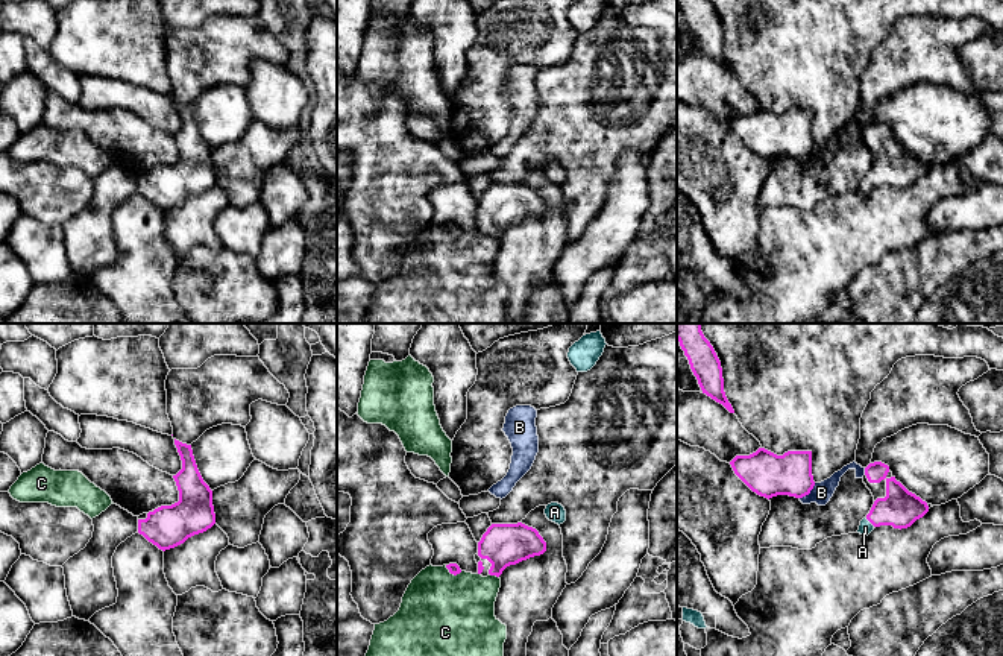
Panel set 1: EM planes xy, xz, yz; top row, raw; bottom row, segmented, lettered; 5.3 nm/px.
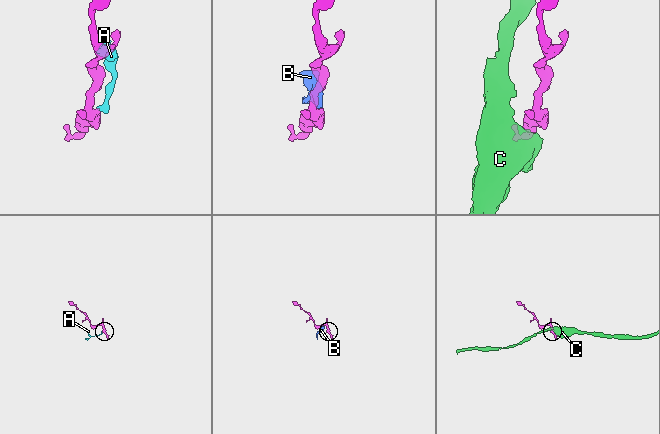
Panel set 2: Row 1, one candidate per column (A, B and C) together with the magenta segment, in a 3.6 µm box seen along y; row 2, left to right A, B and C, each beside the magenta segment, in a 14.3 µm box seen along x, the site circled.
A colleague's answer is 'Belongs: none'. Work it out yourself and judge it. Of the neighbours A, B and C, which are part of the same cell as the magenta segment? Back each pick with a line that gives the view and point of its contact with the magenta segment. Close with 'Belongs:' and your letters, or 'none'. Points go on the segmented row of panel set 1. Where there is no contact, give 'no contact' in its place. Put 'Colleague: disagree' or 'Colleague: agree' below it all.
A: contact yz (870, 521)
Belongs: A
Colleague: disagree

